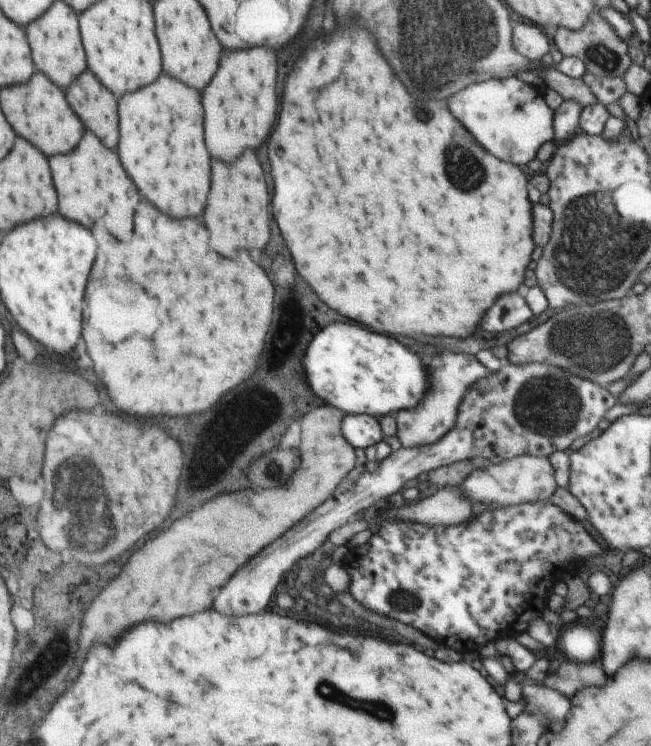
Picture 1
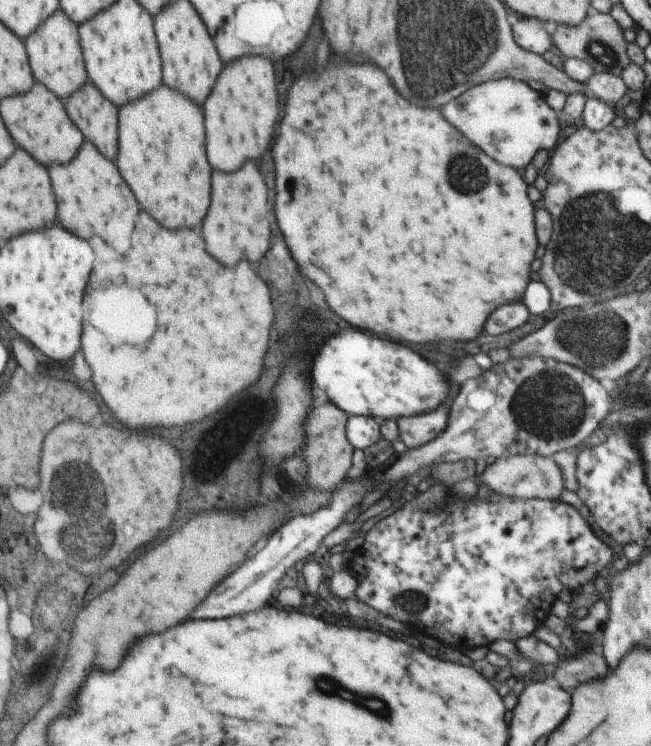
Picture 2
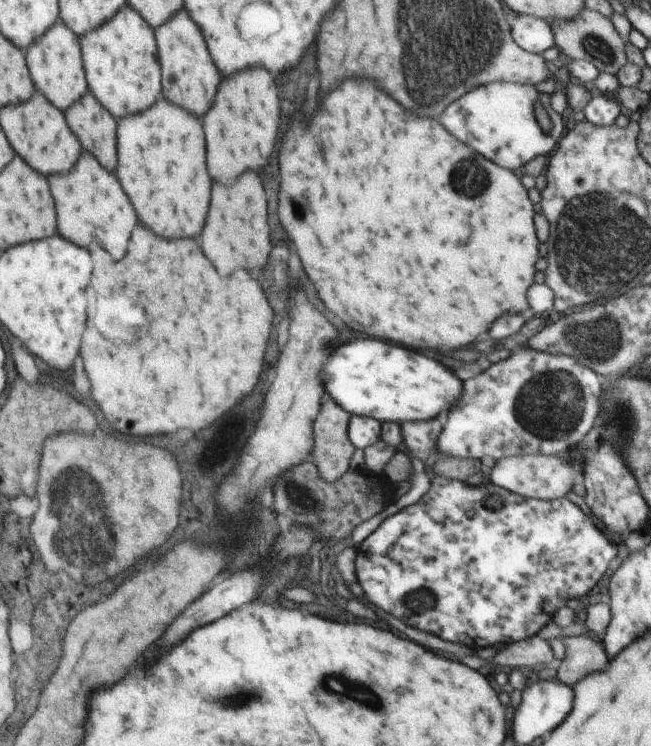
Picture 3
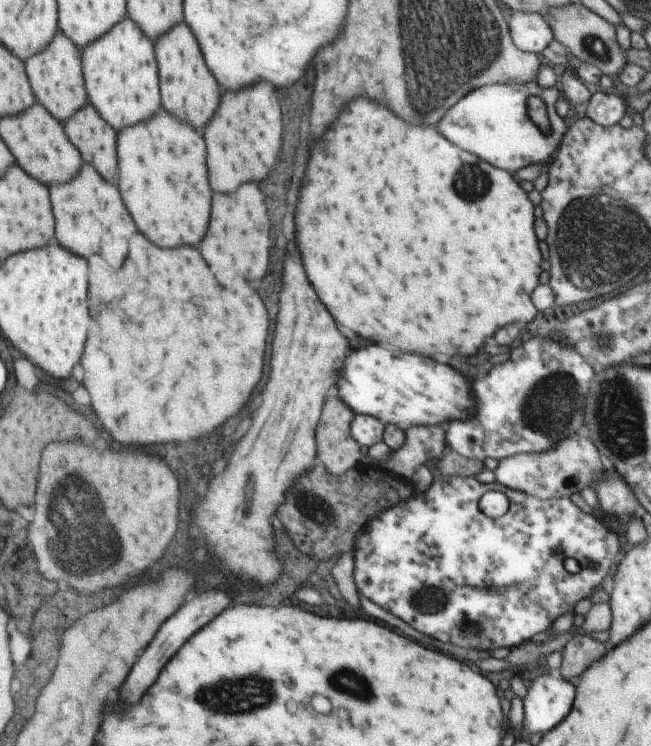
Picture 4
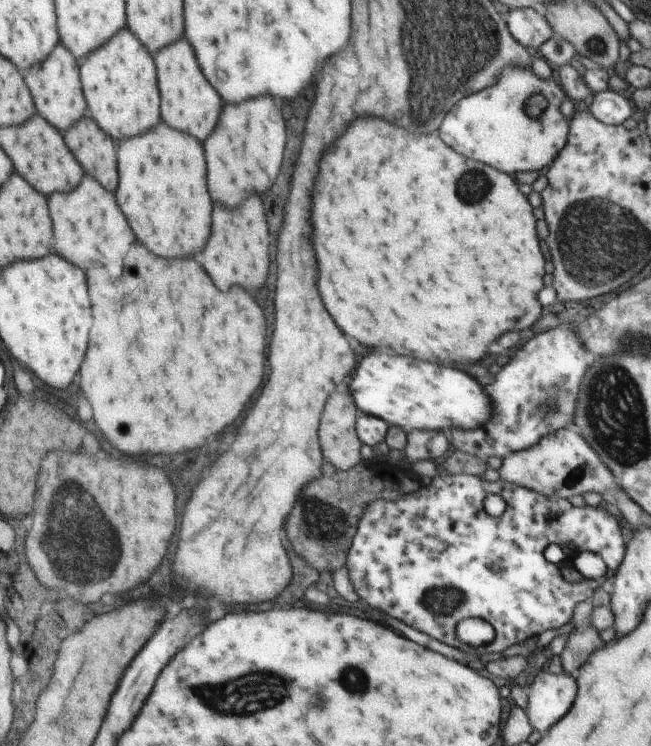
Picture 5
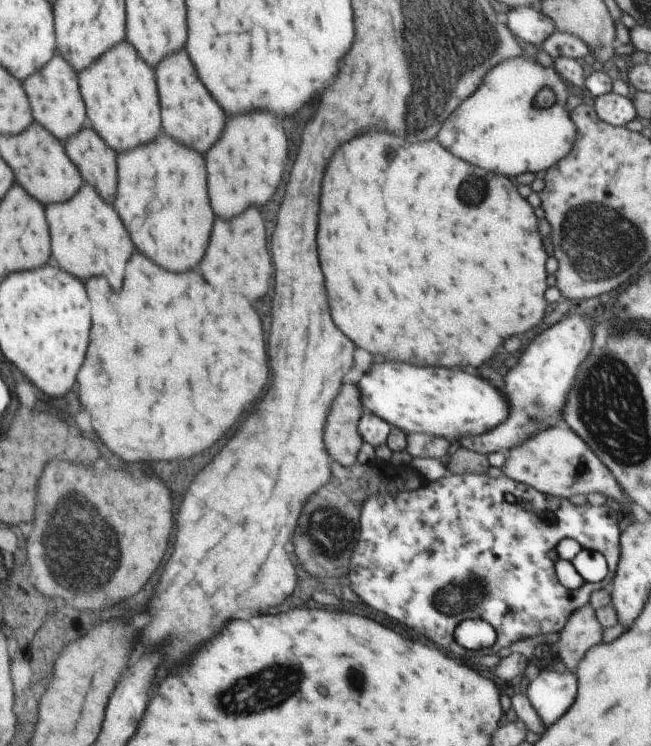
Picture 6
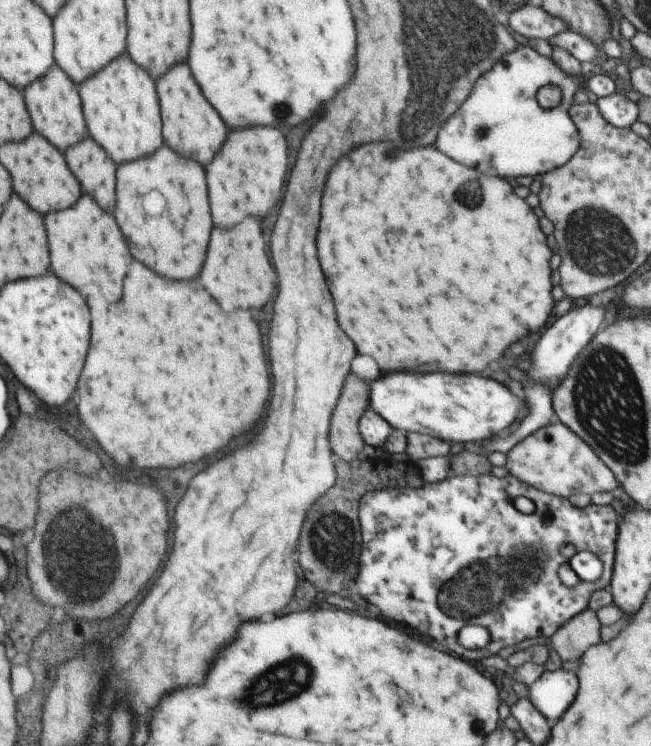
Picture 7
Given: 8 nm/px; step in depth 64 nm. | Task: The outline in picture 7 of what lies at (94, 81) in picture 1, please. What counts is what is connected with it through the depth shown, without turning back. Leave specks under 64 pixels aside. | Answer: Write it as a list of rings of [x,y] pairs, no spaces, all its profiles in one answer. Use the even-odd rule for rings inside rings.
[[[87,136],[65,154],[70,154],[70,166],[74,166],[74,174],[82,178],[82,188],[92,194],[92,198],[98,198],[102,208],[112,212],[116,202],[116,164],[106,154],[105,147]]]

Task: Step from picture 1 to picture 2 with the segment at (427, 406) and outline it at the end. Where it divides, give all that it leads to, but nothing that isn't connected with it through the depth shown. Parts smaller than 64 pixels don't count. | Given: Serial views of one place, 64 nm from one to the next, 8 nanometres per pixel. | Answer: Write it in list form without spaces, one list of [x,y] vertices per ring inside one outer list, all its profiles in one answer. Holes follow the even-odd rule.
[[[452,397],[440,408],[420,414],[420,416],[409,416],[408,418],[399,418],[400,440],[412,450],[420,448],[429,442],[432,442],[441,432],[446,430],[446,422],[450,417],[450,401]]]

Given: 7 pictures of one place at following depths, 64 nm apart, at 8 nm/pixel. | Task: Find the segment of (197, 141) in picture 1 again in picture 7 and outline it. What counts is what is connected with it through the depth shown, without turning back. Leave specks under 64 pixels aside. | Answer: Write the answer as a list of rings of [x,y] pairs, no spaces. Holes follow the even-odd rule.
[[[164,145],[158,154],[120,164],[117,177],[118,210],[114,214],[118,214],[118,222],[122,222],[122,230],[134,246],[134,258],[166,278],[188,280],[198,276],[214,226],[204,168]],[[176,232],[178,238],[174,238]]]

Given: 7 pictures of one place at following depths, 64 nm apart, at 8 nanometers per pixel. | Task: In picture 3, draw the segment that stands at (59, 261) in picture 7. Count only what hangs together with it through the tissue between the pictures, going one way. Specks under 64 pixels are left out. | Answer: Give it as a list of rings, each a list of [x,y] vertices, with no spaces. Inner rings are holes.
[[[86,152],[82,156],[82,162],[78,162],[74,170],[76,172],[72,176],[48,176],[58,212],[58,232],[84,248],[92,244],[102,244],[104,250],[108,250],[110,256],[114,256],[114,260],[122,260],[126,256],[132,230],[138,222],[134,206],[130,204],[118,178],[112,172],[108,172],[92,154]]]

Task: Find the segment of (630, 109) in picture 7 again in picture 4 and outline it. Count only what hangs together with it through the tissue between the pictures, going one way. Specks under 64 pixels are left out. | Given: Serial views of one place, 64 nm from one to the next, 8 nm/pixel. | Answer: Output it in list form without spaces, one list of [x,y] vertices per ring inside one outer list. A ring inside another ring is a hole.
[[[597,88],[593,90],[587,109],[587,116],[592,122],[605,127],[618,125],[627,112],[629,109],[624,98],[607,94]]]

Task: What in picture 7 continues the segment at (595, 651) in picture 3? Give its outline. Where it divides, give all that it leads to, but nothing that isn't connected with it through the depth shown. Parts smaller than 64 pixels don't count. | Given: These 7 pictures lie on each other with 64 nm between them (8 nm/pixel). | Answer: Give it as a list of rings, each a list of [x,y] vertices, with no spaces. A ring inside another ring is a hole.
[[[586,609],[561,626],[546,644],[558,652],[562,661],[581,660],[587,648],[601,642],[600,627],[597,613]]]

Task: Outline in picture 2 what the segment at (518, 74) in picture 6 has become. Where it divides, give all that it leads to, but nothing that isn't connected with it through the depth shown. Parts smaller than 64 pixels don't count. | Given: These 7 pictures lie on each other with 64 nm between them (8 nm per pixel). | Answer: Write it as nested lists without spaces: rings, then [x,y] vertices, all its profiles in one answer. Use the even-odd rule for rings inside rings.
[[[504,78],[486,81],[470,87],[458,98],[450,100],[442,114],[456,126],[472,144],[484,150],[490,158],[512,168],[526,168],[539,150],[552,152],[557,146],[561,126],[558,112],[548,106],[545,95],[532,90],[526,81]]]

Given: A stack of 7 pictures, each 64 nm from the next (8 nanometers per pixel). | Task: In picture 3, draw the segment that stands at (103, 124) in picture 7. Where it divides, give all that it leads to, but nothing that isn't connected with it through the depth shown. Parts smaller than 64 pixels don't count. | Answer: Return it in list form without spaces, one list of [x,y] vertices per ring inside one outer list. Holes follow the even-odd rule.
[[[128,6],[112,21],[81,38],[81,50],[86,50],[86,78],[90,78],[90,94],[97,98],[106,110],[120,123],[122,118],[144,110],[158,102],[163,88],[163,72],[158,62],[158,47],[153,27]]]

